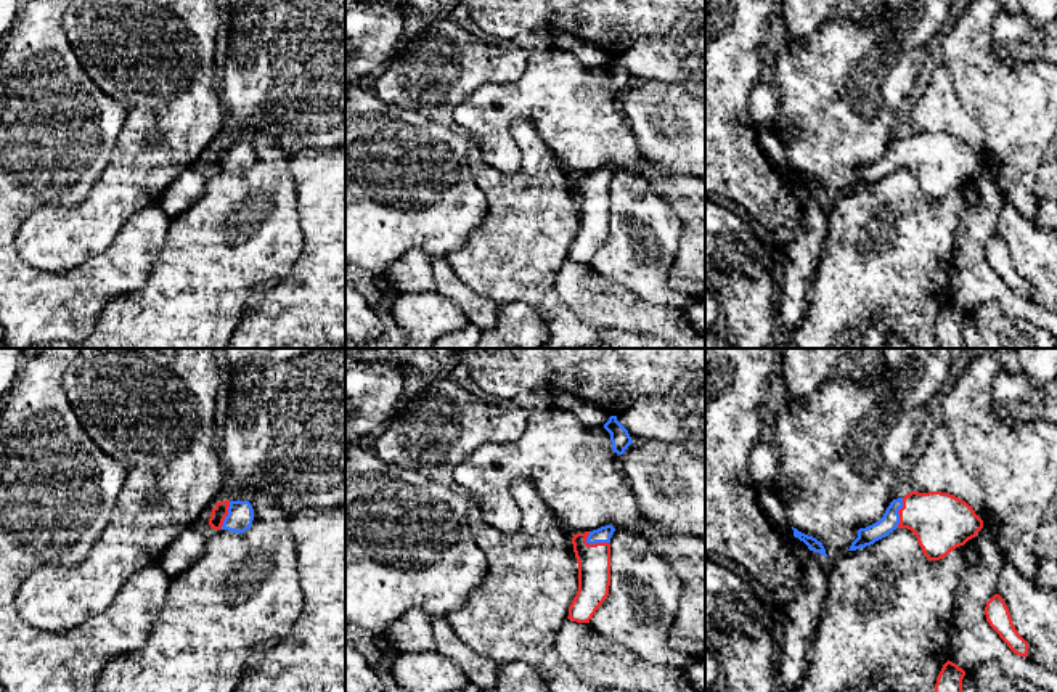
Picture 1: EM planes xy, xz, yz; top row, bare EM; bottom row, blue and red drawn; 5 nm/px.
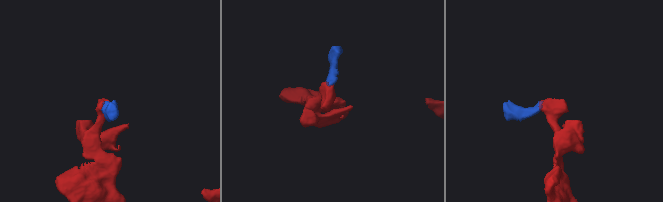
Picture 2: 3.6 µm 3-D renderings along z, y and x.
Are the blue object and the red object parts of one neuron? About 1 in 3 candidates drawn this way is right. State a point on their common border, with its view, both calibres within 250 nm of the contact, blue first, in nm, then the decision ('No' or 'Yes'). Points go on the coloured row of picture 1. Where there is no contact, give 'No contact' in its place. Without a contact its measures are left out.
Touches blue at xz (596, 541). Thickness 80 nm (blue) against 160 nm. Yes

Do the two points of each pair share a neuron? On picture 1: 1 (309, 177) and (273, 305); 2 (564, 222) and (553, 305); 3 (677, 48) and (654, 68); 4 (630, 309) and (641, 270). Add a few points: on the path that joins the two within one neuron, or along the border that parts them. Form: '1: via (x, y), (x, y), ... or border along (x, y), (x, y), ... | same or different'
1: via (318, 212), (318, 275), (309, 284) | same
2: via (543, 243), (543, 284) | same
3: via (672, 53), (659, 63) | same
4: border along (601, 273), (646, 301), (670, 304) | different

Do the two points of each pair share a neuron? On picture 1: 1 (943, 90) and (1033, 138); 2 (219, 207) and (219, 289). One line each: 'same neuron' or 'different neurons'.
1: different neurons
2: same neuron

